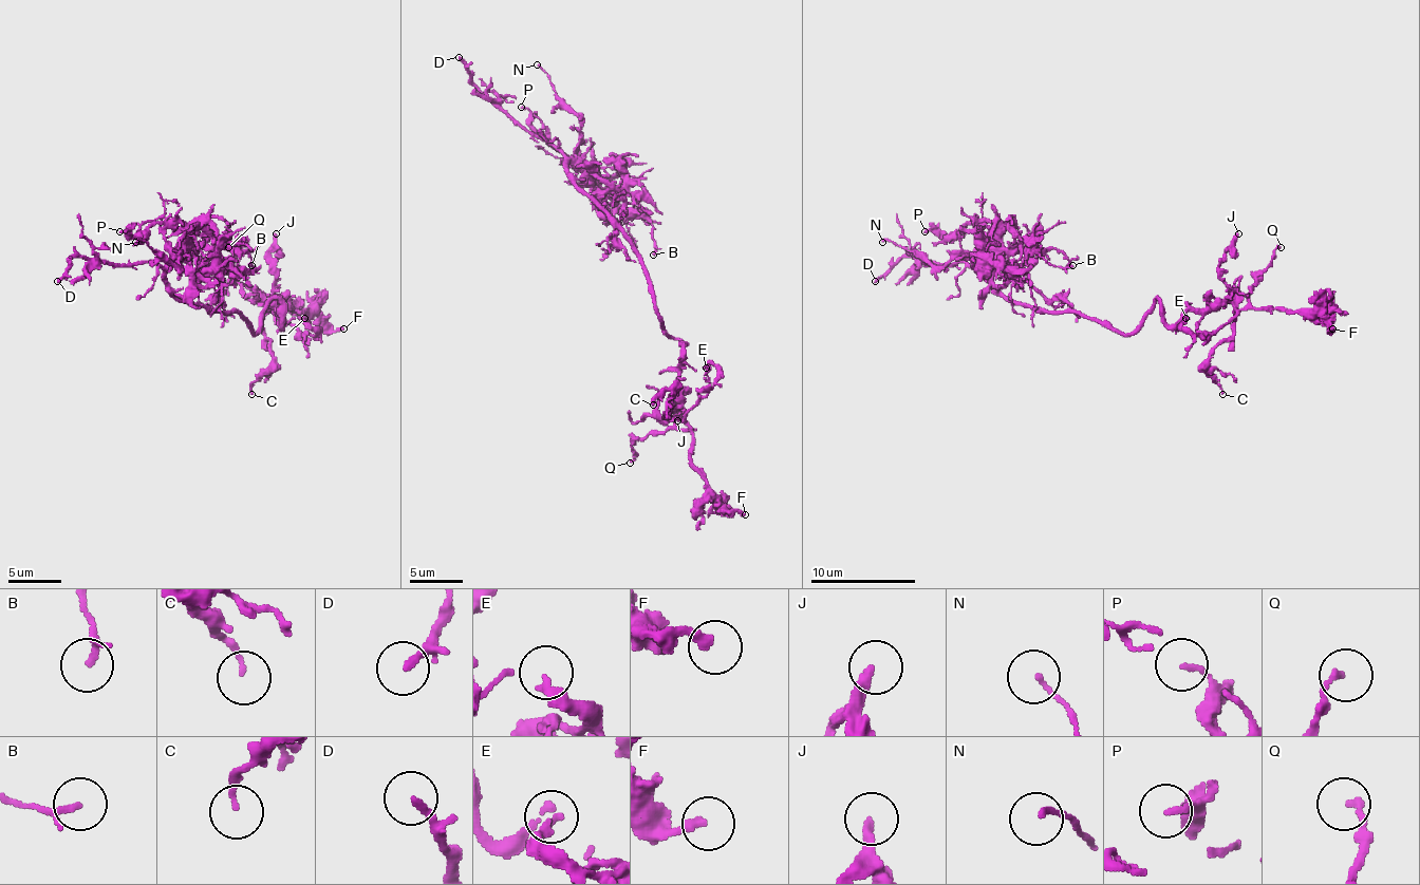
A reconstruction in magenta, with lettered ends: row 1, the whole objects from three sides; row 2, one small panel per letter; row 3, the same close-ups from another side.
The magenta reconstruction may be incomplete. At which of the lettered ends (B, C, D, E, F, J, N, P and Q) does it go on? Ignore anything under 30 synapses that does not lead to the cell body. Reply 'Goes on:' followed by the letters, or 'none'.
Goes on: D

